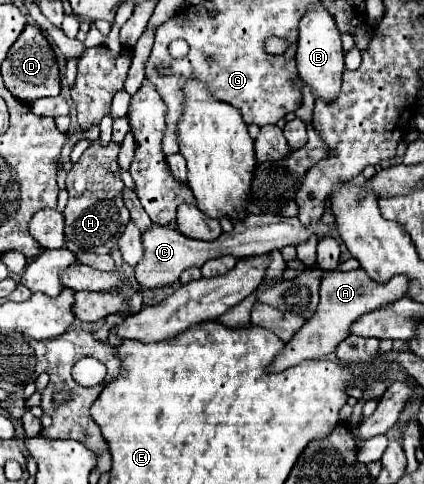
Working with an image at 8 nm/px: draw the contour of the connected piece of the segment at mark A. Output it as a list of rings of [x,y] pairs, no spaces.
[[[364,269],[358,271],[348,271],[348,273],[338,273],[338,271],[330,271],[320,285],[320,303],[316,313],[306,319],[306,323],[298,329],[298,333],[294,333],[294,337],[284,345],[282,353],[278,353],[278,357],[268,365],[266,371],[274,373],[274,371],[284,371],[288,367],[298,365],[300,361],[308,361],[308,359],[322,359],[328,353],[332,353],[340,341],[344,341],[344,337],[348,337],[352,323],[374,309],[380,309],[386,303],[398,301],[404,291],[408,289],[408,279],[402,275],[392,277],[386,285],[378,285],[376,281],[372,281]]]

